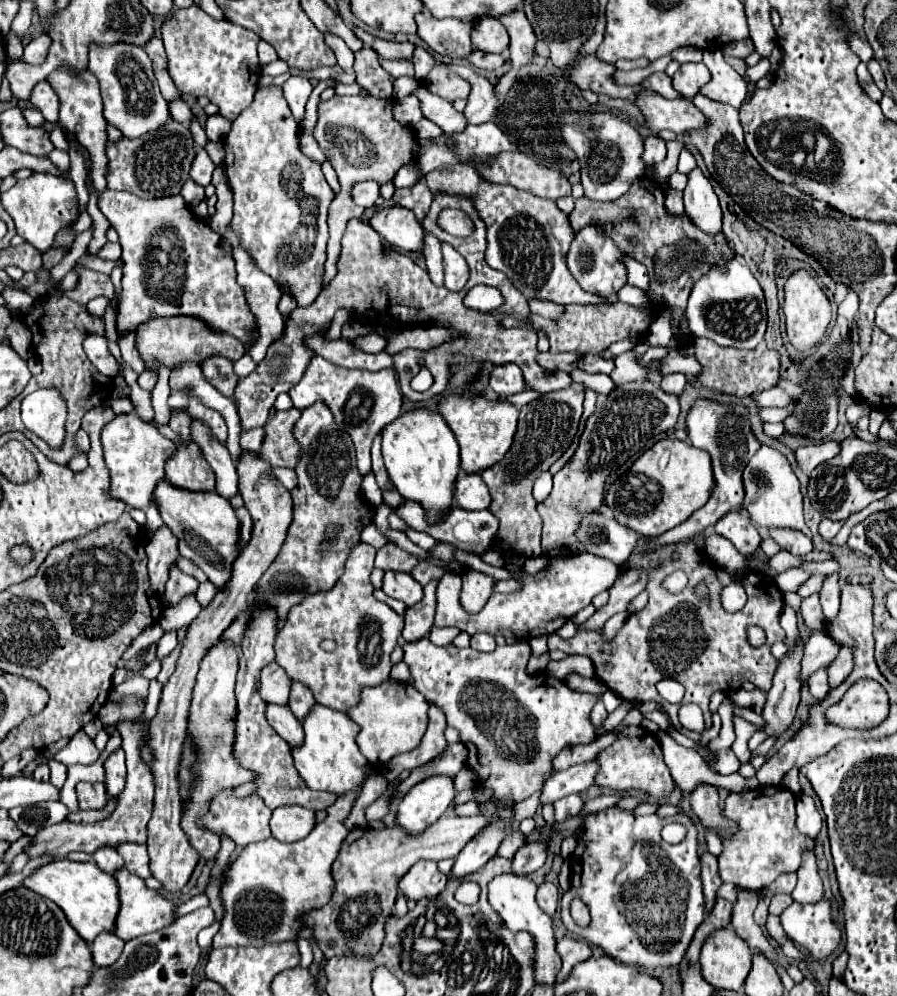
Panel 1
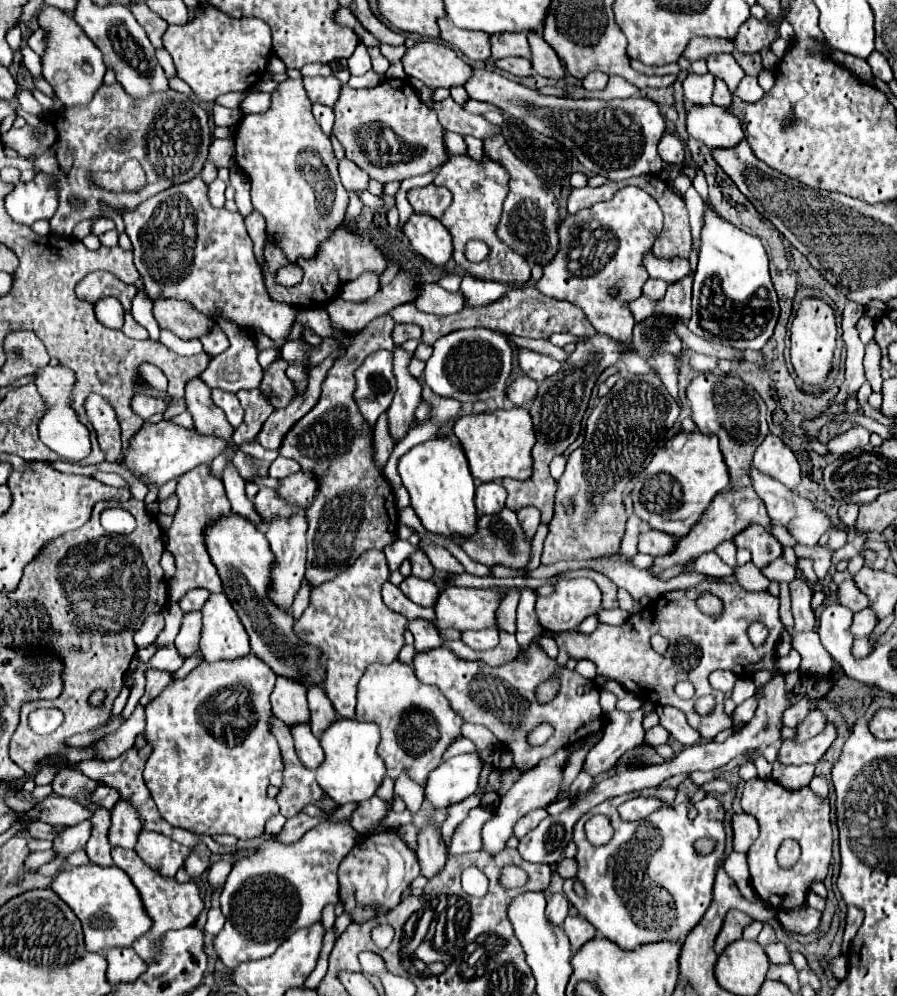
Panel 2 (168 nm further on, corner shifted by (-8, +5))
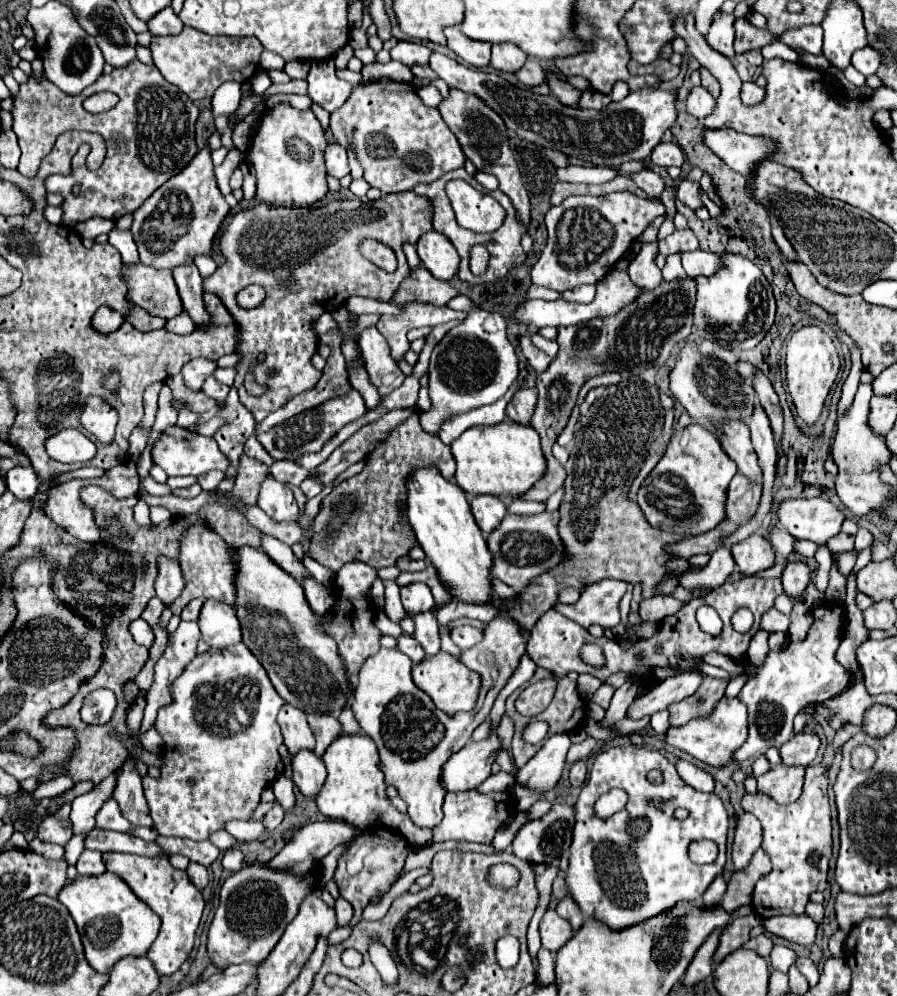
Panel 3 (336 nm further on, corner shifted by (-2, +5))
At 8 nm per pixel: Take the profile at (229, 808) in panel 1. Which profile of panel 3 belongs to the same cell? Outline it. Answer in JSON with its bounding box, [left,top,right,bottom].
[142,644,284,840]

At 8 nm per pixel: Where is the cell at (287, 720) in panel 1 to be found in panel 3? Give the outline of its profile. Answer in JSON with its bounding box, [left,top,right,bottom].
[292,750,326,798]

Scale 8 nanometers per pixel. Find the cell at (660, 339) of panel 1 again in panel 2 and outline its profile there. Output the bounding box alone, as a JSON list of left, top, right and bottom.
[683,186,705,276]

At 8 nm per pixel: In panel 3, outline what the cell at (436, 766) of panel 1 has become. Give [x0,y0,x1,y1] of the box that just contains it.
[270,820,354,872]

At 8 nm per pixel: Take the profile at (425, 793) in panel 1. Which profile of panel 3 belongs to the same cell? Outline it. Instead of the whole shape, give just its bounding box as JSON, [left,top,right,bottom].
[440,736,502,792]

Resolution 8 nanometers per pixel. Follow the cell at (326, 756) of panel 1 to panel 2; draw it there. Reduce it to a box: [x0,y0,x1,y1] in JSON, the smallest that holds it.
[316,718,386,806]

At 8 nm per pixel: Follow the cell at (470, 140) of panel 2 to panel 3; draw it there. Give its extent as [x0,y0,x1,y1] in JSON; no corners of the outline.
[475,171,499,191]

